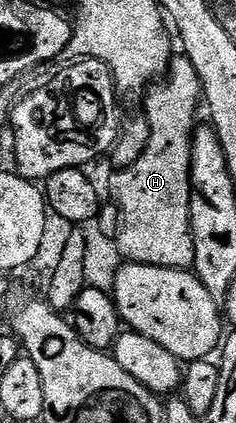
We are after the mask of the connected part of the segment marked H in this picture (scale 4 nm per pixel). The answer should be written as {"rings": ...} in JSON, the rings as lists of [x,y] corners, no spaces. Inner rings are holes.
{"rings":[[[183,55],[173,56],[166,76],[159,83],[153,84],[149,88],[142,106],[143,116],[148,118],[148,126],[150,127],[150,137],[146,143],[146,147],[142,151],[140,158],[130,167],[125,169],[116,169],[112,177],[112,197],[116,200],[116,205],[120,208],[120,235],[118,234],[118,242],[120,252],[128,261],[137,261],[143,265],[157,265],[158,267],[166,267],[167,269],[192,269],[194,263],[194,239],[192,238],[192,228],[190,227],[190,179],[188,172],[192,169],[192,135],[194,128],[198,123],[196,118],[196,108],[201,108],[202,94],[200,92],[200,80],[198,79],[198,71],[194,71],[194,63],[190,63],[190,59]]]}

